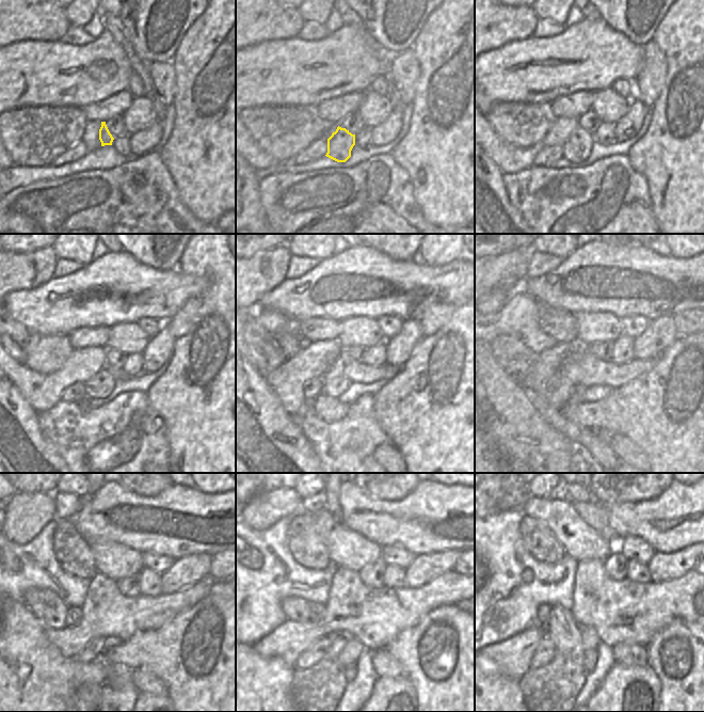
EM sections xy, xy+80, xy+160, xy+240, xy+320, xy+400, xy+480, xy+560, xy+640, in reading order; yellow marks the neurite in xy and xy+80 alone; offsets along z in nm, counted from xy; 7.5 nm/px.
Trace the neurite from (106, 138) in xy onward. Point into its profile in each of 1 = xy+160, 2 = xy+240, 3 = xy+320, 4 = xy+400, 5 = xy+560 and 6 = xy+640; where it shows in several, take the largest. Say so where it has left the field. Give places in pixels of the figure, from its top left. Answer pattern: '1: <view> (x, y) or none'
1: xy+160 (577, 148)
2: xy+240 (100, 385)
3: xy+320 (334, 388)
4: xy+400 (575, 397)
5: xy+560 (316, 652)
6: xy+640 (544, 652)

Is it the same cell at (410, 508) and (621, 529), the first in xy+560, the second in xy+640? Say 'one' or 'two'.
one

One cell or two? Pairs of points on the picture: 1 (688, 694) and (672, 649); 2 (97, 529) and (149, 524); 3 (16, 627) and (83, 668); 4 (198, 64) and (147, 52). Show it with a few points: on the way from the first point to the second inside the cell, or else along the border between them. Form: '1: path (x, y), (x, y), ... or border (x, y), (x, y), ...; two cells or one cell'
1: path (675, 681), (662, 673), (660, 659); one cell
2: path (110, 524), (137, 524); one cell
3: path (33, 644), (58, 668), (66, 668); one cell
4: border (184, 35), (171, 61); two cells

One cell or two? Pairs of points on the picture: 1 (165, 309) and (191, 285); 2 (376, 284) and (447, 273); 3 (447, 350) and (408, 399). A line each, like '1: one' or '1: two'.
1: one
2: one
3: one

